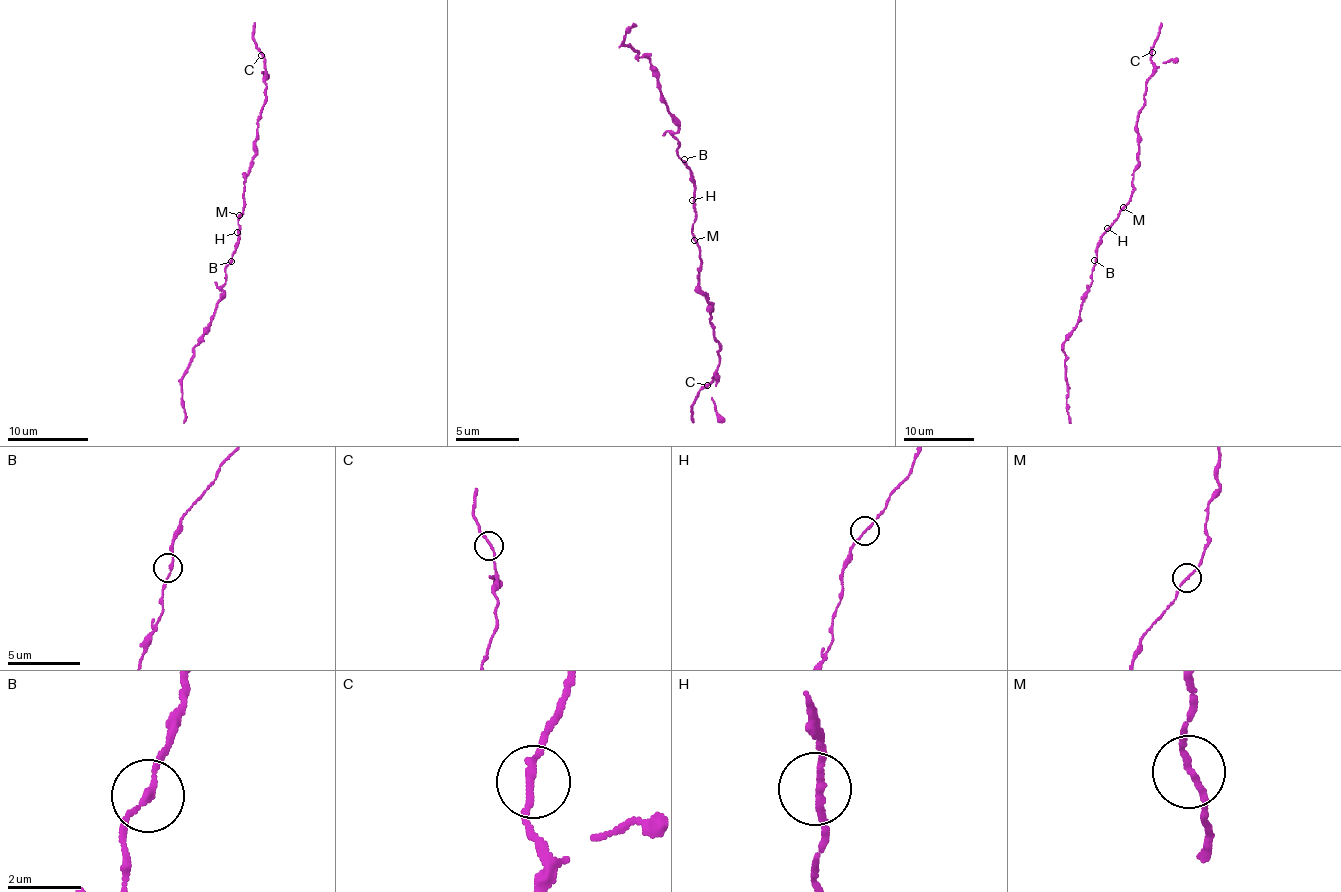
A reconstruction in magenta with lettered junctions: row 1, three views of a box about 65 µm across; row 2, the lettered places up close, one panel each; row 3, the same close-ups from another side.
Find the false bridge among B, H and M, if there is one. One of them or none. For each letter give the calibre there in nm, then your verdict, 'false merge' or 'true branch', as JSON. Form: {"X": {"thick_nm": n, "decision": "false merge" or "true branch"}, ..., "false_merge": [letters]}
{"B": {"thick_nm": 150, "decision": "true branch"}, "H": {"thick_nm": 160, "decision": "true branch"}, "M": {"thick_nm": 150, "decision": "true branch"}, "false_merge": []}

